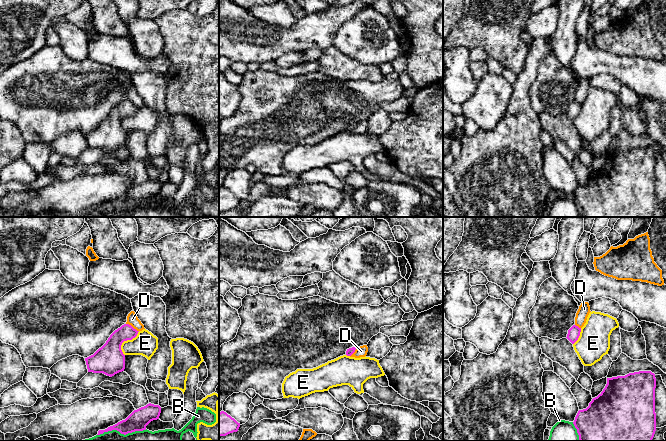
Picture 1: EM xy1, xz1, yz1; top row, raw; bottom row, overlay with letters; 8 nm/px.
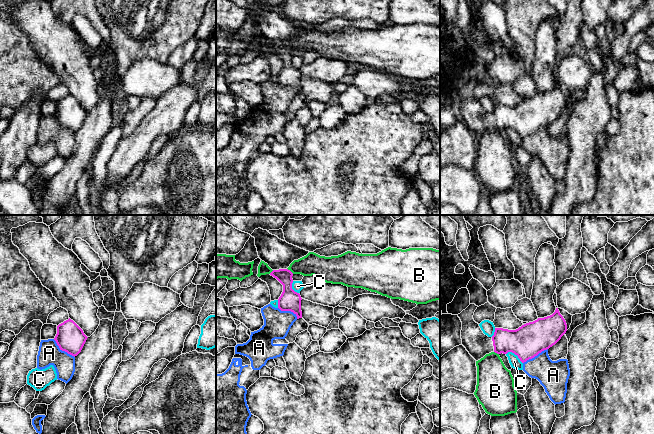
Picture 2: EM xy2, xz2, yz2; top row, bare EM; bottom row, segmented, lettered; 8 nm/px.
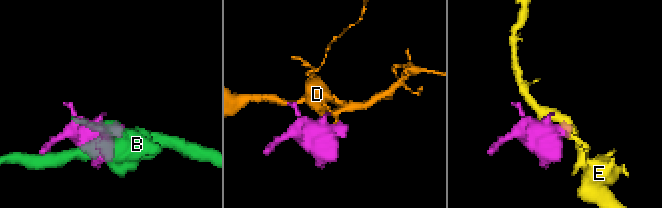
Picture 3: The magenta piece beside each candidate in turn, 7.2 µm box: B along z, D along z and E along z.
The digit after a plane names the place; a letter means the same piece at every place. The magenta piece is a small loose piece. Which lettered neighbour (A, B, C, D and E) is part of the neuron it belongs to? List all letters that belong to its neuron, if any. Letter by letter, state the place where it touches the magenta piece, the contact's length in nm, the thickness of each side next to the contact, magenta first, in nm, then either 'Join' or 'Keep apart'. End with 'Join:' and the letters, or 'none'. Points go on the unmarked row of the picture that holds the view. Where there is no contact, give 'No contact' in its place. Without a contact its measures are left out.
A: Touches magenta at xy2 (63, 126). Shared border 220 nm. Thickness 220 nm (magenta) against 180 nm. Keep apart
B: Touches magenta at xy1 (121, 209). Shared border 400 nm. Thickness 160 nm (magenta) against 170 nm. Keep apart
C: Touches magenta at yz2 (515, 130). Shared border 160 nm. Thickness 260 nm (magenta) against 90 nm. Keep apart
D: Touches magenta at xy1 (131, 102). Shared border 120 nm. Thickness 160 nm (magenta) against 90 nm. Keep apart
E: Touches magenta at xy1 (125, 116). Shared border 240 nm. Thickness 240 nm (magenta) against 190 nm. Keep apart
Join: none

